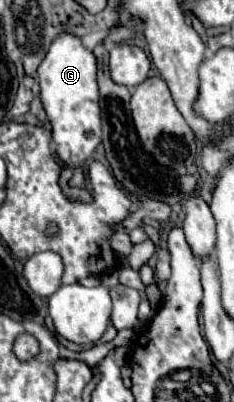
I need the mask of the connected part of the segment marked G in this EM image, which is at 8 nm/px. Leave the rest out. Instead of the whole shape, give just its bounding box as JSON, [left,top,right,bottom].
[38,32,102,186]

